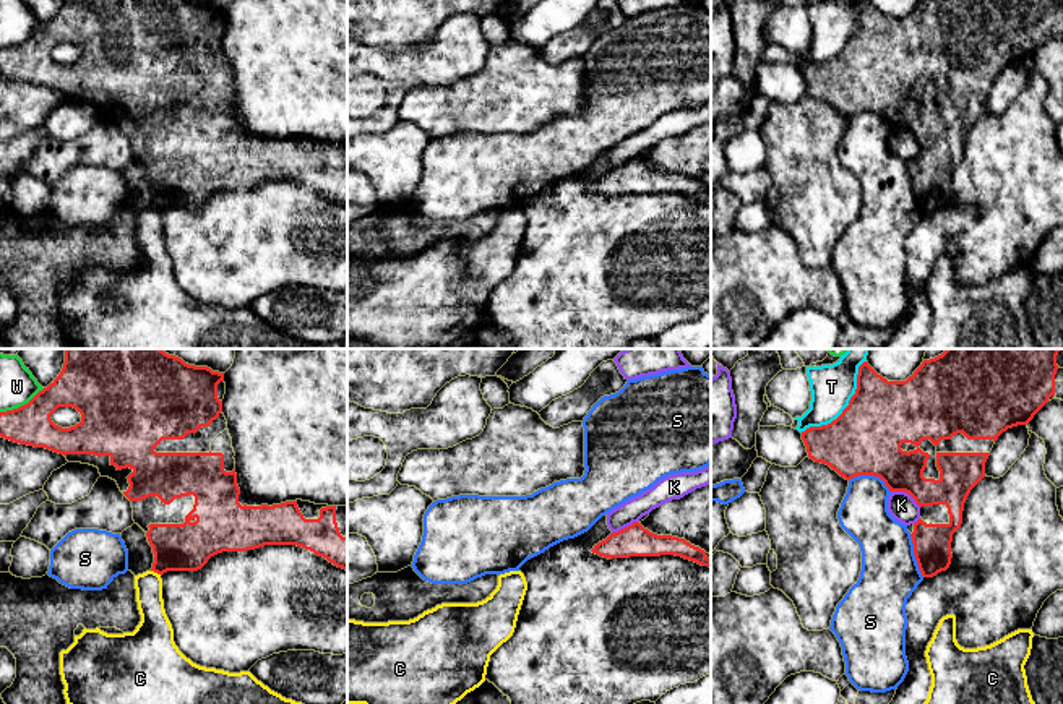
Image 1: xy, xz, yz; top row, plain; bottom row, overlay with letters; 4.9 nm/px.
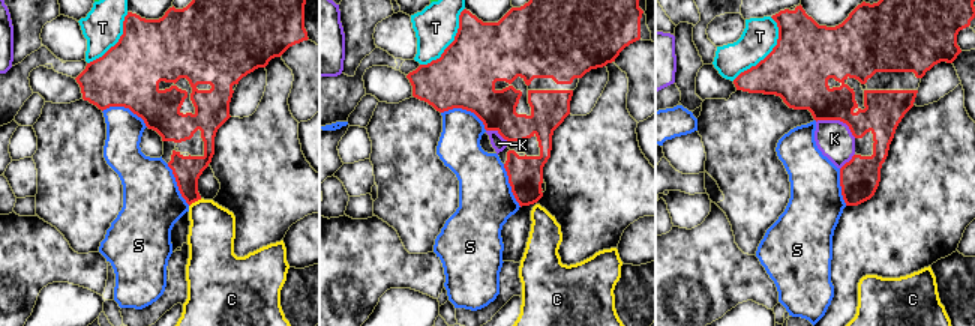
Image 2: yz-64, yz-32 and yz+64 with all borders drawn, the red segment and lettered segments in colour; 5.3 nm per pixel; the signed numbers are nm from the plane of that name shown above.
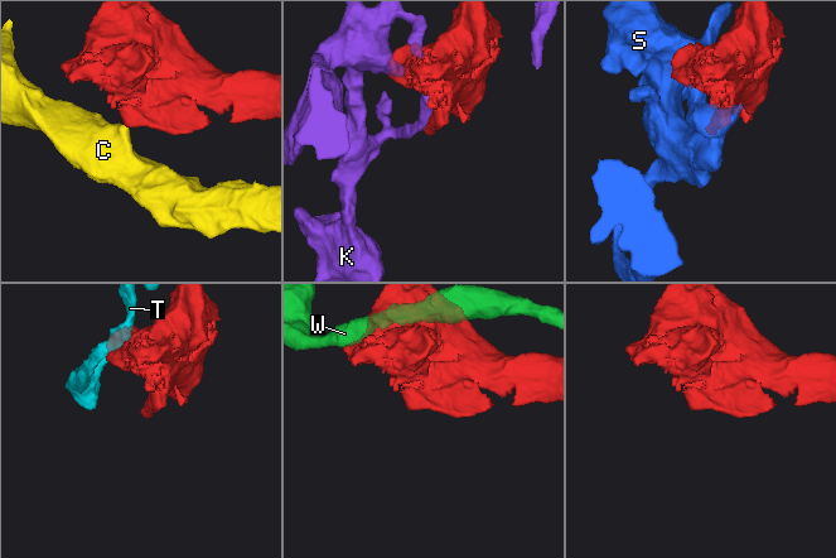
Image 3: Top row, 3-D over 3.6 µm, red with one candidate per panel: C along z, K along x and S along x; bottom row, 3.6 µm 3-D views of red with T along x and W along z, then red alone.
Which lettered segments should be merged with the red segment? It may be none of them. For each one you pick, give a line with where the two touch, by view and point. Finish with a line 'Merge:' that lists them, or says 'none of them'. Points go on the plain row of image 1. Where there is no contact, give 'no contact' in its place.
Merge: none of them

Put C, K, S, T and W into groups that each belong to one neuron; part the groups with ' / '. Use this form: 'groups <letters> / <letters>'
groups C / K / S / T / W

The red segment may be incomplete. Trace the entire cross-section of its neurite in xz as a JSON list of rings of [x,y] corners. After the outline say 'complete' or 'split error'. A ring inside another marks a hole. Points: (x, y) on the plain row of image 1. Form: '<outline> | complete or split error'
[[[633,159],[610,170],[605,177],[594,182],[591,188],[609,196],[675,191],[701,203],[711,203],[711,195],[708,195],[706,188],[699,183],[691,182],[685,175],[652,170],[639,159]]] | complete

